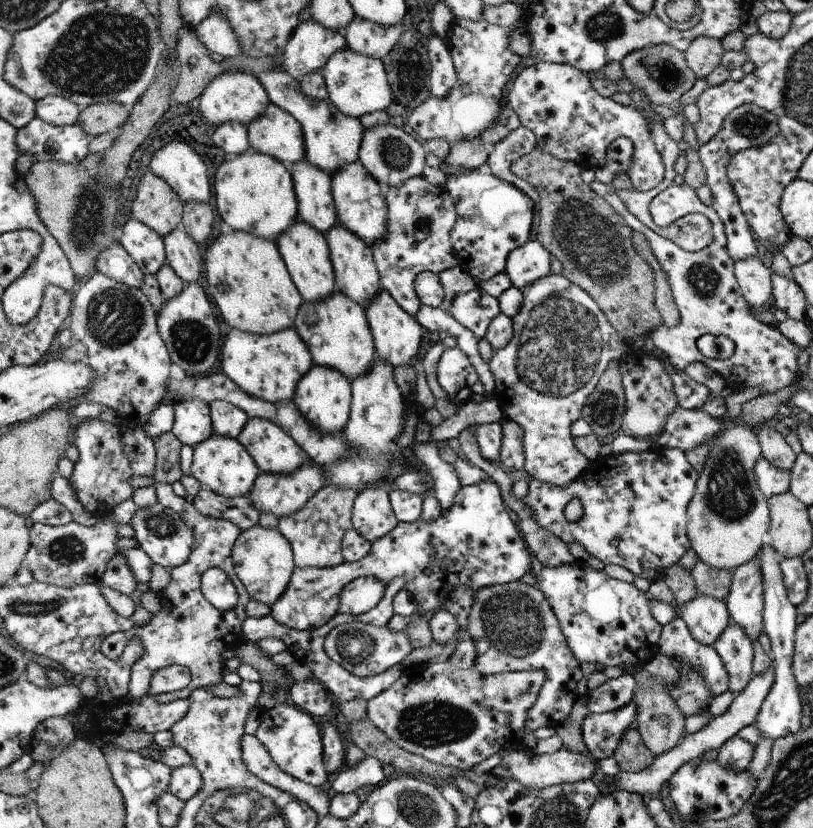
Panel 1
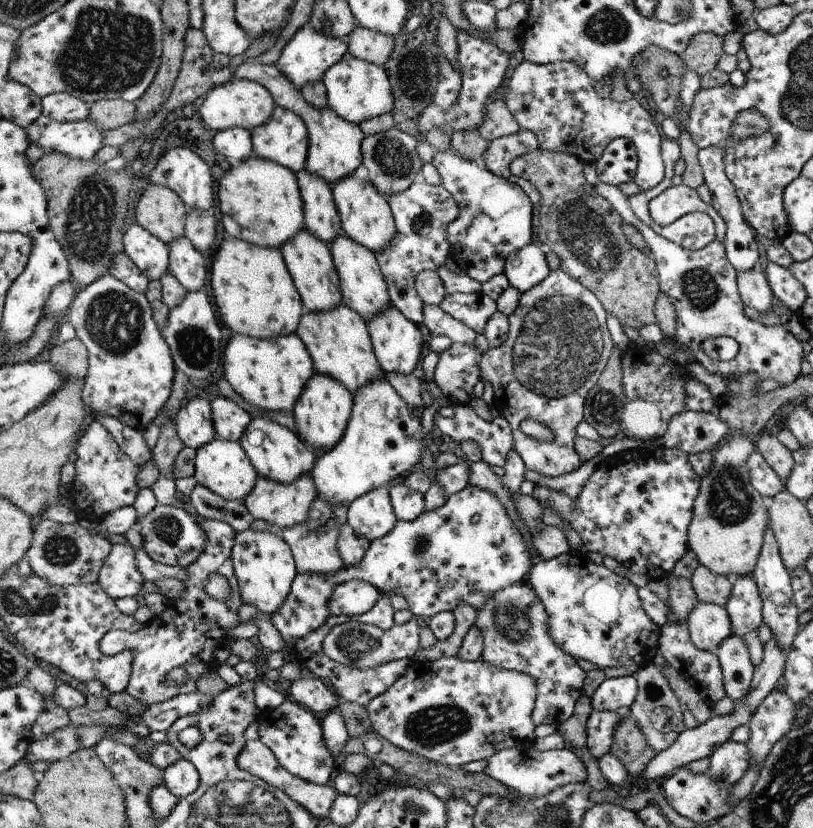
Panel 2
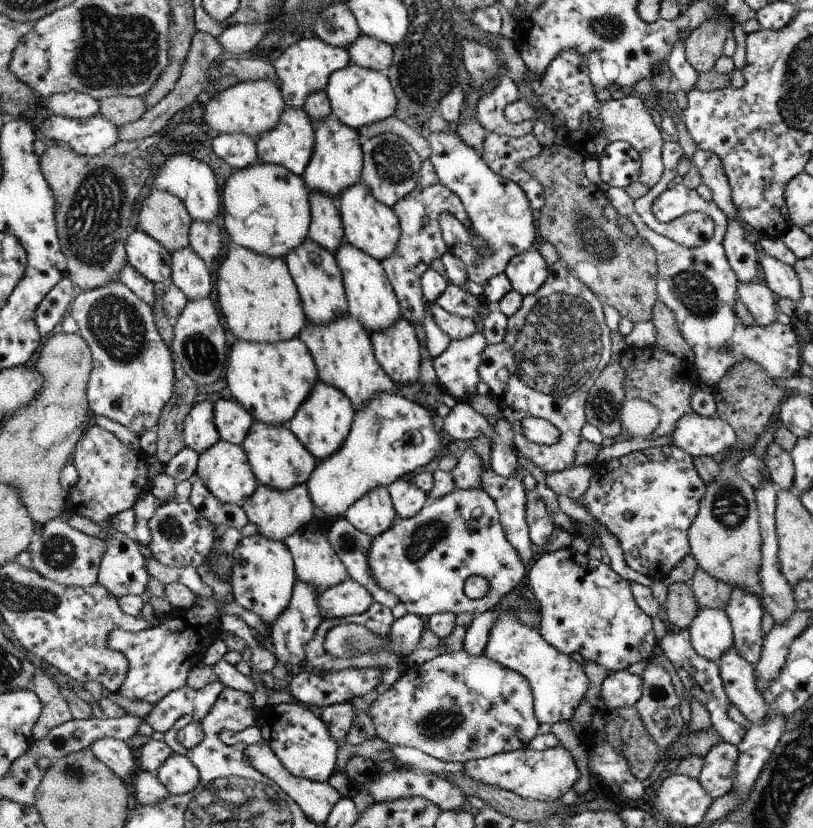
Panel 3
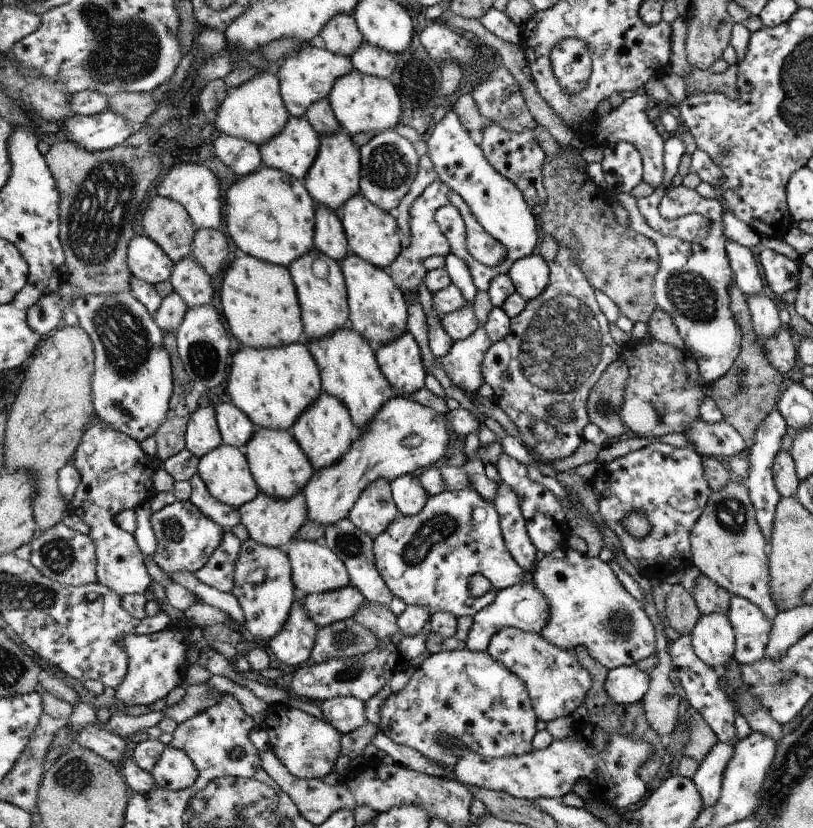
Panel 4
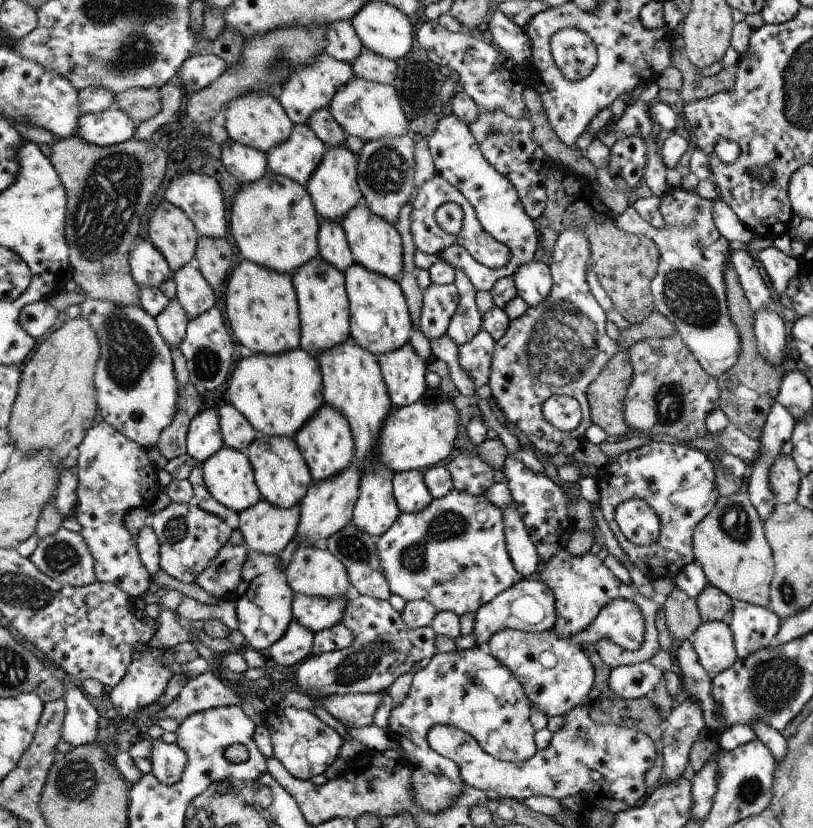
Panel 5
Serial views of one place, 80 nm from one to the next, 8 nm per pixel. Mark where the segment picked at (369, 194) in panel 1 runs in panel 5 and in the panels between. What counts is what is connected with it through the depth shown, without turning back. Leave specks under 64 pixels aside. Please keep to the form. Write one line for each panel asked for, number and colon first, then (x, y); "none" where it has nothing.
2: (366, 216)
3: (370, 225)
4: (374, 234)
5: (376, 244)

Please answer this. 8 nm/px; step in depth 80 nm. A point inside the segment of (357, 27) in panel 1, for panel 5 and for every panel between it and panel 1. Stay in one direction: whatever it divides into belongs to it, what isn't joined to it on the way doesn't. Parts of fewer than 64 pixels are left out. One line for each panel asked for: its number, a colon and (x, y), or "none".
2: (372, 46)
3: (366, 51)
4: (368, 59)
5: (372, 67)

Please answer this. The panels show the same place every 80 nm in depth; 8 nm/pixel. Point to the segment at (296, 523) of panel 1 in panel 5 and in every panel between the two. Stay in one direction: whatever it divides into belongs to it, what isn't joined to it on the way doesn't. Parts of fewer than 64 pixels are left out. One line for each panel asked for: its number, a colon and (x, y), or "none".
2: (314, 542)
3: (316, 562)
4: (316, 569)
5: (313, 571)

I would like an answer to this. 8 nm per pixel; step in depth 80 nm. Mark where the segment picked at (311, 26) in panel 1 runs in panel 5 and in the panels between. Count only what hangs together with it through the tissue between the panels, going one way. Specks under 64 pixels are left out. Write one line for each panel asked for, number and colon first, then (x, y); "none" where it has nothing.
2: (309, 53)
3: (304, 64)
4: (307, 75)
5: (311, 89)

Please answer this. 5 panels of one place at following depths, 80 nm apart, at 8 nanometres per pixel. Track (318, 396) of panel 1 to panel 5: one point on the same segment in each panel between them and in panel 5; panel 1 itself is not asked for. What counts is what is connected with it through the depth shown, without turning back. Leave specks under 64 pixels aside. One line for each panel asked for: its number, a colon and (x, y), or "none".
2: (322, 415)
3: (325, 422)
4: (326, 431)
5: (326, 440)

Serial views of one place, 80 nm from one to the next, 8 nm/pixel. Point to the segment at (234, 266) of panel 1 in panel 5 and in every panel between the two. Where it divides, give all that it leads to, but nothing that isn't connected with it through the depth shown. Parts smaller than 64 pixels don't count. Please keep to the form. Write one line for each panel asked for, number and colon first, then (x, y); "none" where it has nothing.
2: (256, 297)
3: (257, 295)
4: (261, 307)
5: (261, 305)

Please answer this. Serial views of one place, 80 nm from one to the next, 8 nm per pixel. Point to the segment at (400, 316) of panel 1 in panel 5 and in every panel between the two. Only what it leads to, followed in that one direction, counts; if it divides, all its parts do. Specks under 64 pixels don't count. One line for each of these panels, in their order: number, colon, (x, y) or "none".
2: (397, 342)
3: (397, 349)
4: (399, 359)
5: (404, 371)

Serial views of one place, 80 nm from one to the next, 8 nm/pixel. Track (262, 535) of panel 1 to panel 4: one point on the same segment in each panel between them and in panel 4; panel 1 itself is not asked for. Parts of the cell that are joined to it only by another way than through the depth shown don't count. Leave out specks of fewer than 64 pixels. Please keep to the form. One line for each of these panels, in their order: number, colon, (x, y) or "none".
2: (263, 562)
3: (263, 574)
4: (263, 586)

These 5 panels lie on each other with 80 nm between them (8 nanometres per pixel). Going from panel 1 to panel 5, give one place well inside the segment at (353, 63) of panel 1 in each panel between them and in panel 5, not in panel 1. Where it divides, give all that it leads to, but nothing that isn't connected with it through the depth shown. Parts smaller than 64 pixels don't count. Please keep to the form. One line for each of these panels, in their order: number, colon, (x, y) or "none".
2: (357, 90)
3: (358, 96)
4: (361, 102)
5: (369, 110)

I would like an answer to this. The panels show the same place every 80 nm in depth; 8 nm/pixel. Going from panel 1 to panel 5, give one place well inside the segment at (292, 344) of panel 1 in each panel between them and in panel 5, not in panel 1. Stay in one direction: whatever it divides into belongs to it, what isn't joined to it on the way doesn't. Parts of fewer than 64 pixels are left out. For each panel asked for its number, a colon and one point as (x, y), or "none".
2: (271, 373)
3: (271, 380)
4: (274, 385)
5: (279, 394)

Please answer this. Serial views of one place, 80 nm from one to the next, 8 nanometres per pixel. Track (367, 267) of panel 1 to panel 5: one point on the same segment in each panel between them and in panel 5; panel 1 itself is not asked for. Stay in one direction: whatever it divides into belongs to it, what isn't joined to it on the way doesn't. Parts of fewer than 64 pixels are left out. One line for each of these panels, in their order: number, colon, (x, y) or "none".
2: (363, 287)
3: (371, 299)
4: (378, 310)
5: (381, 322)

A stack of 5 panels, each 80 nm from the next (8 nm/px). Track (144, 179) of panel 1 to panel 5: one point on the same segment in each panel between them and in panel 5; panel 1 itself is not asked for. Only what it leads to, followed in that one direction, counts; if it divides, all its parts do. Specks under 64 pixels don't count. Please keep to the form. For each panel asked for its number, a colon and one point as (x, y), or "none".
2: (161, 211)
3: (163, 215)
4: (166, 221)
5: (171, 230)

